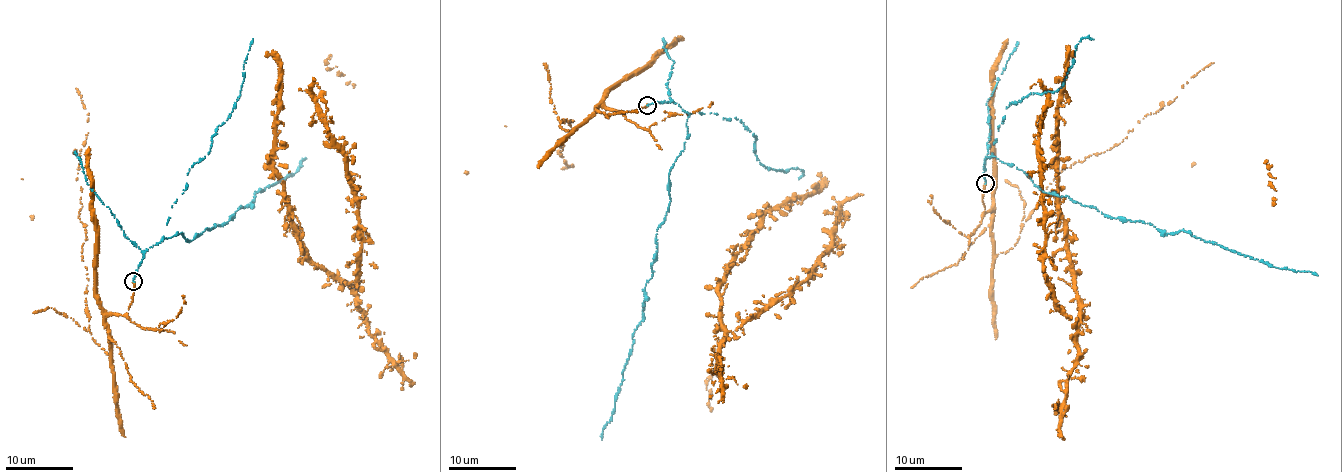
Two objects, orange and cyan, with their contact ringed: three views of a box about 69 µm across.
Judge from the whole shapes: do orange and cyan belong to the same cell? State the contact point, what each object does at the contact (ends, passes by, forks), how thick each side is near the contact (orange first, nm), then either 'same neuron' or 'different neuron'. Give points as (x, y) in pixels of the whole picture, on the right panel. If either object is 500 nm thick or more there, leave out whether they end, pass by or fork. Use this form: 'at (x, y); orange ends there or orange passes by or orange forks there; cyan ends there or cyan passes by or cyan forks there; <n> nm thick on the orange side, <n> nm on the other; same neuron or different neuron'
at (985, 183); orange ends there; cyan ends there; 240 nm thick on the orange side, 180 nm on the other; same neuron

